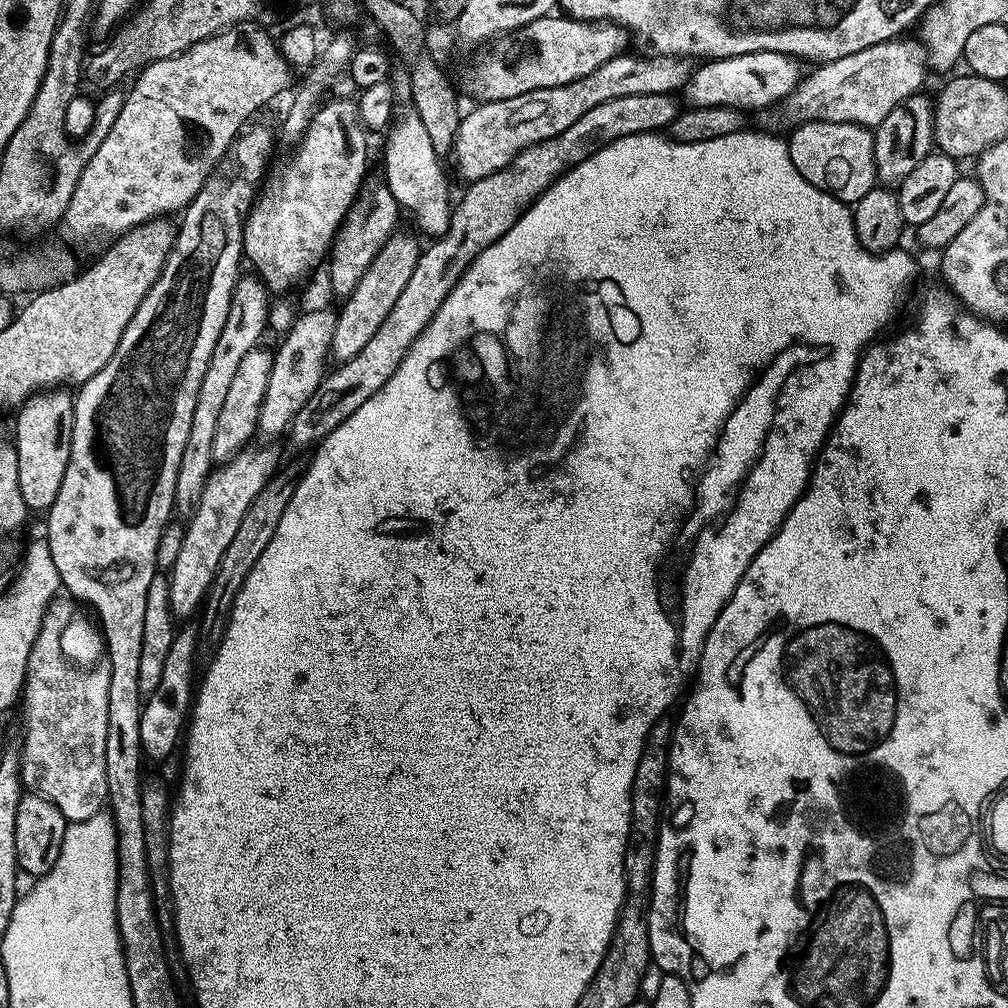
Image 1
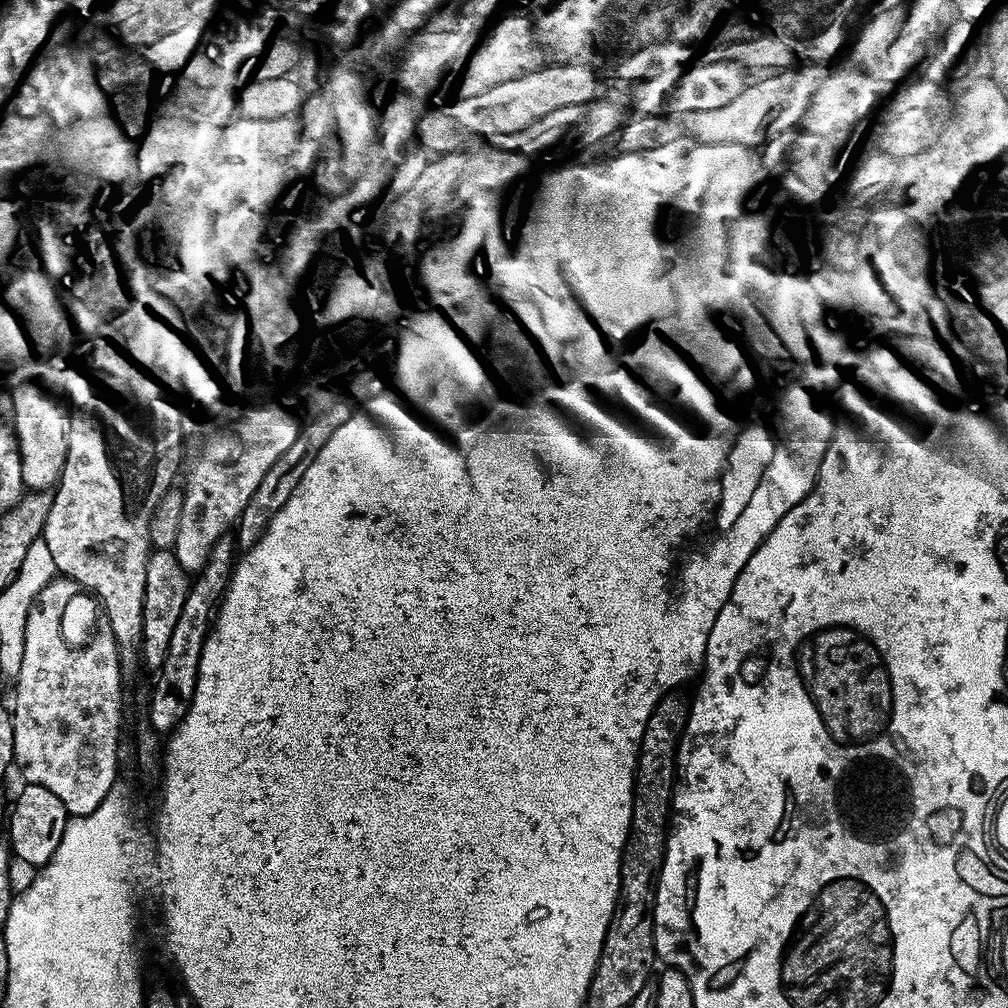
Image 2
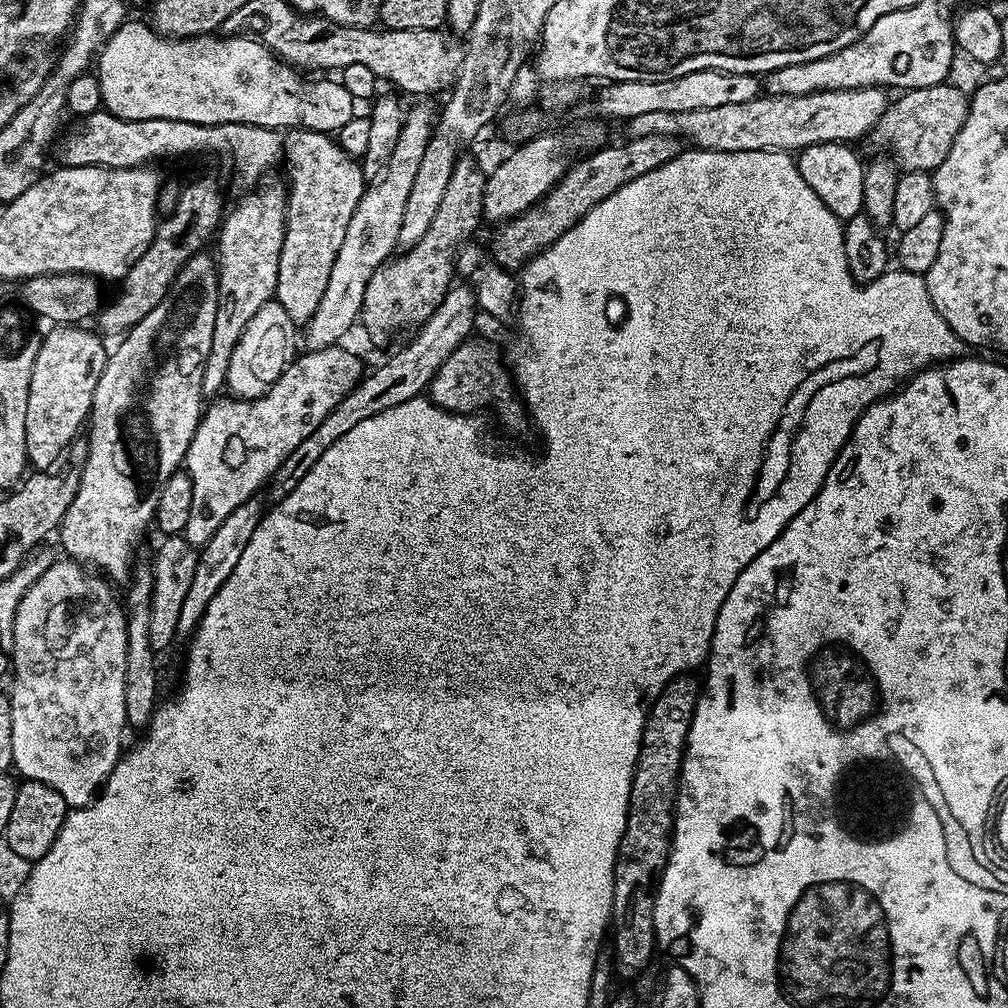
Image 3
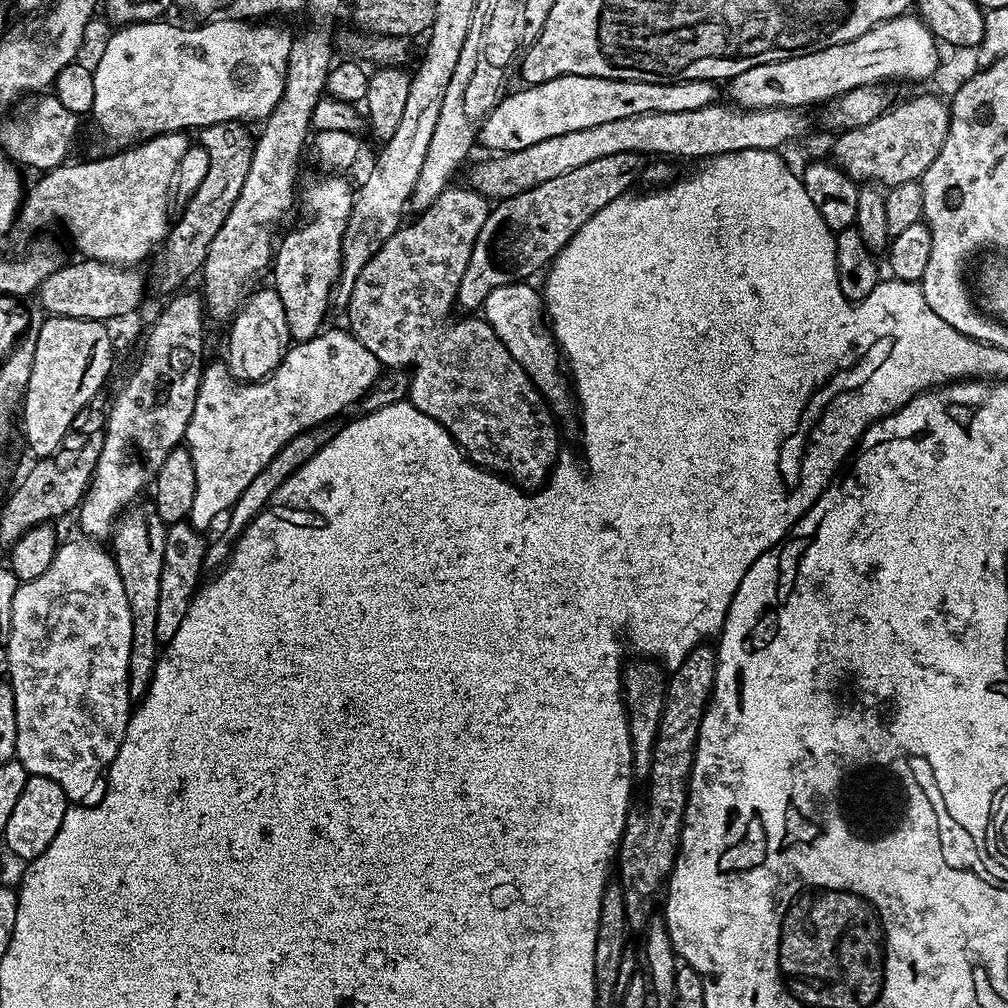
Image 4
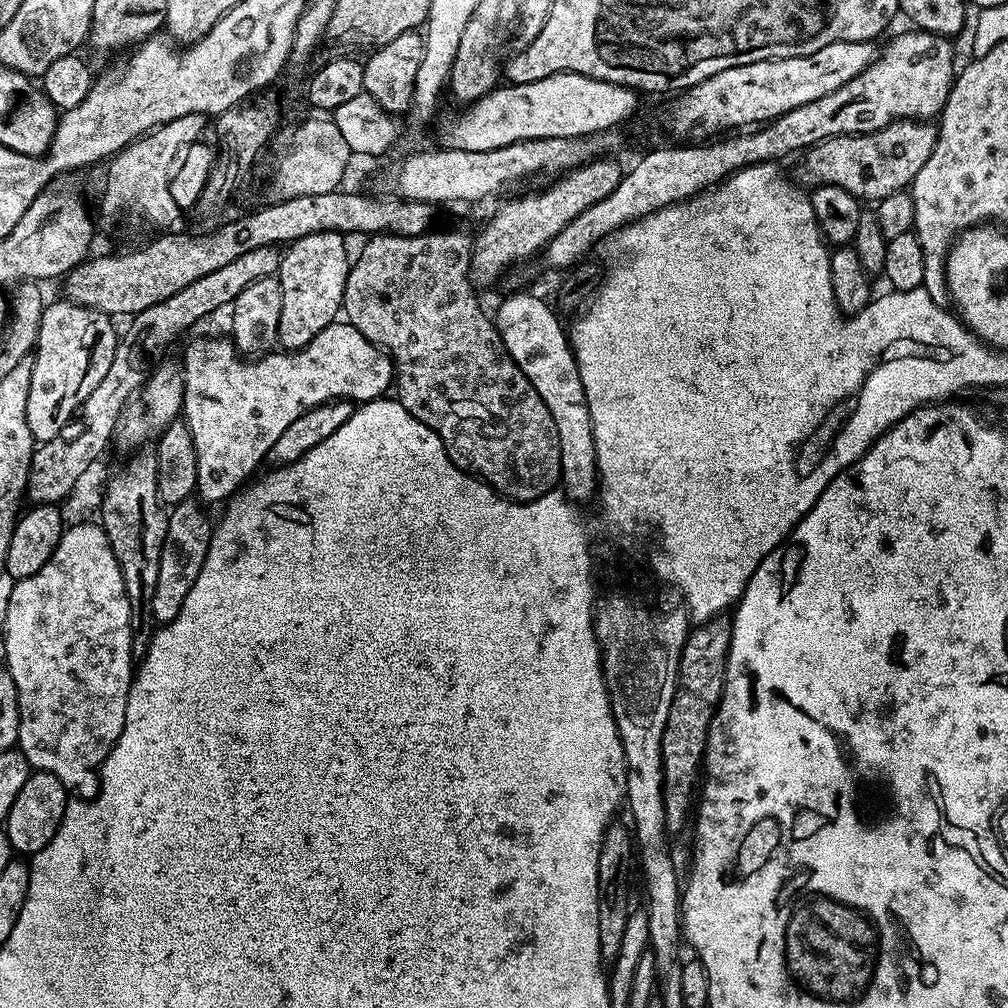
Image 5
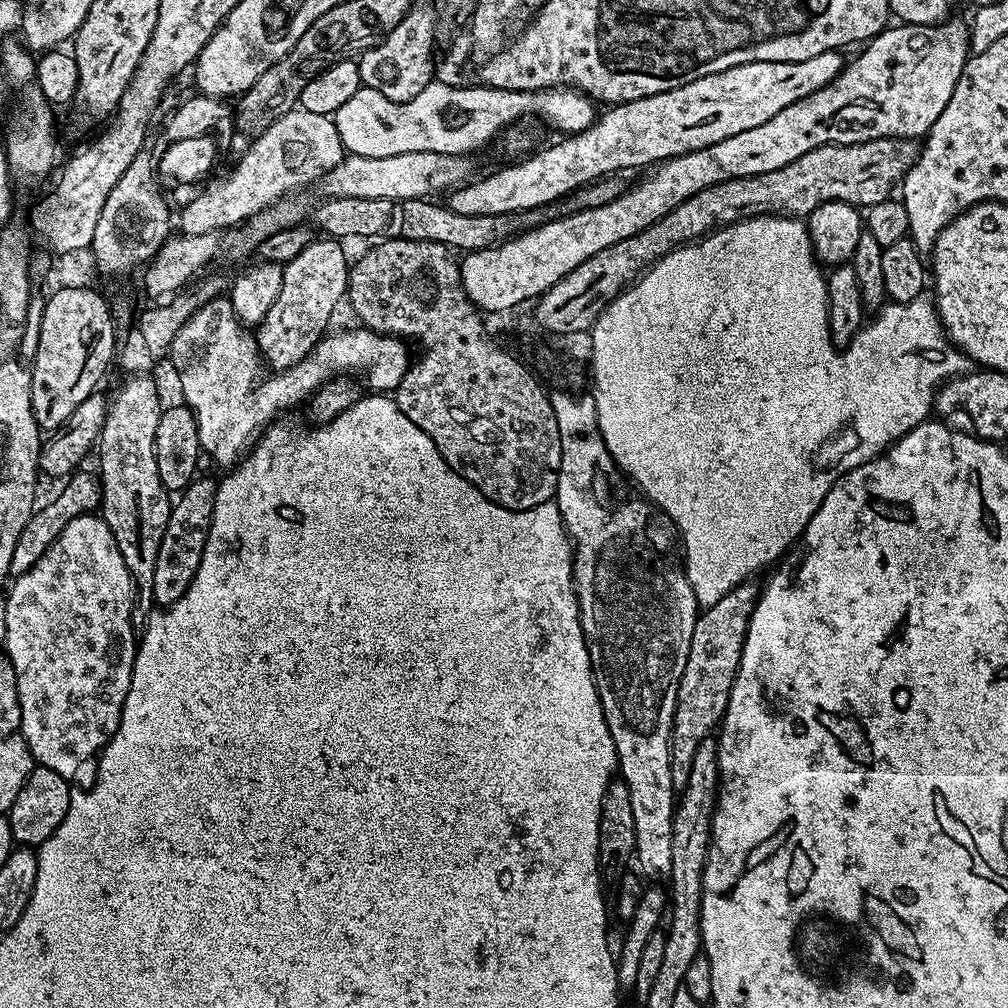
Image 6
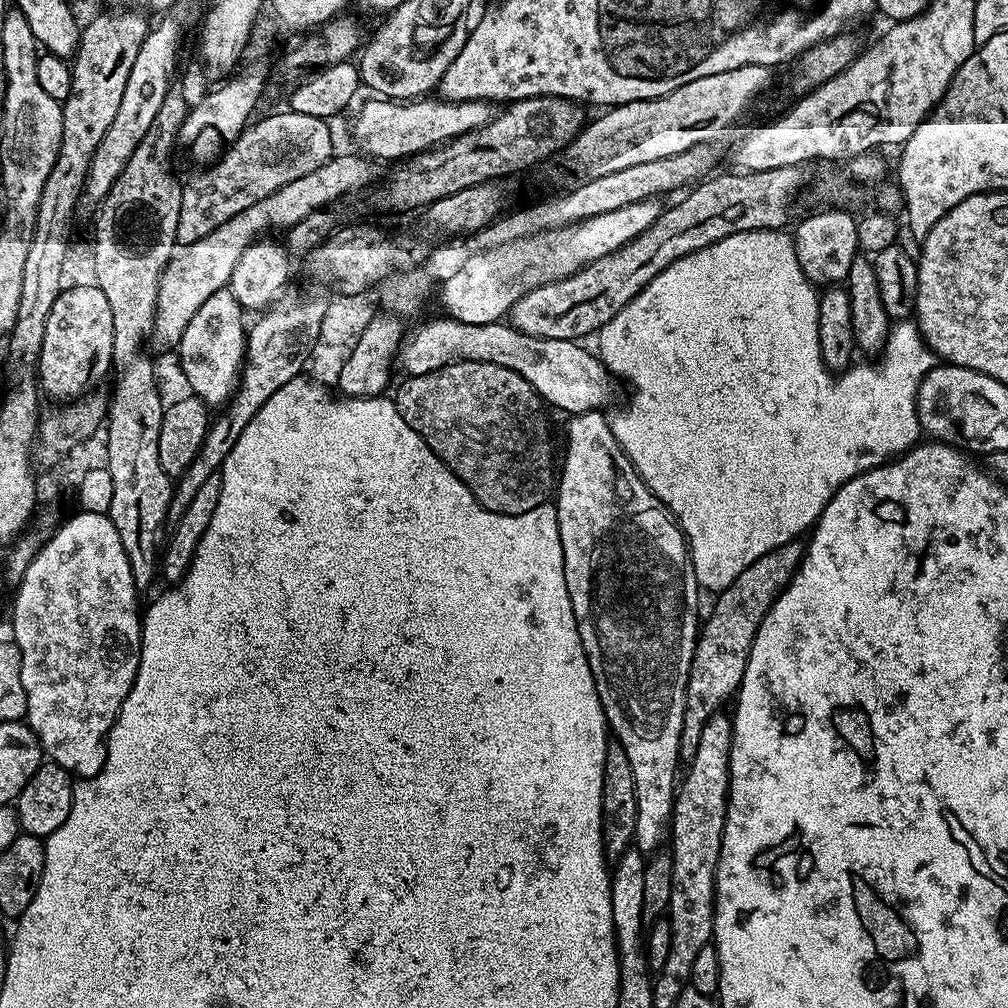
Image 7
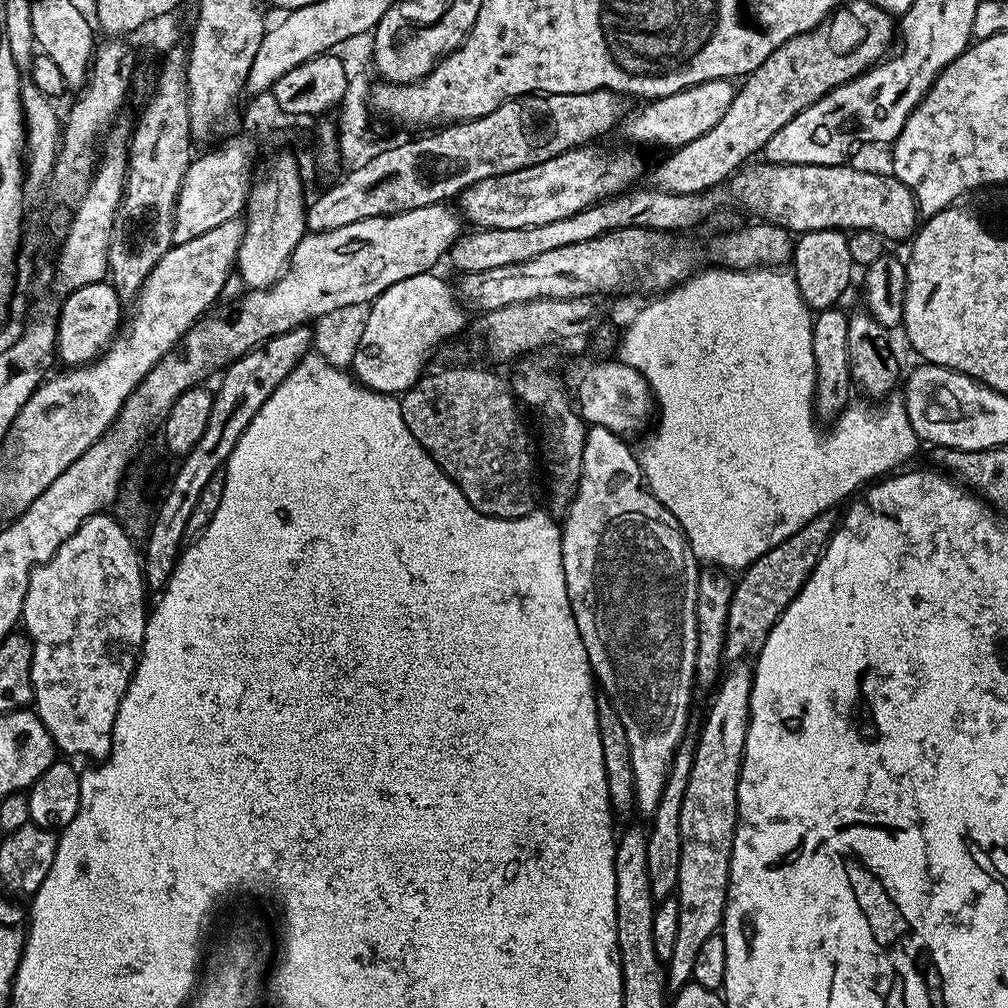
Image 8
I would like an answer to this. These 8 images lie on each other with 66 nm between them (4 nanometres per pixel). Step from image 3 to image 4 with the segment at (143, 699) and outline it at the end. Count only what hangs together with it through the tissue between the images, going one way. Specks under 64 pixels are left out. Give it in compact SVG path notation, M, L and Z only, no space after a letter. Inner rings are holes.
M152 502L140 503L133 503L127 510L121 512L110 537L110 551L113 558L116 559L118 574L122 574L122 586L126 589L126 602L130 605L132 637L130 638L128 695L136 702L143 700L144 695L148 692L150 682L154 678L156 661L160 659L162 651L162 641L158 638L156 627L158 626L158 594L162 583L162 566L166 558L166 534L168 533L168 524L156 513L154 504Z

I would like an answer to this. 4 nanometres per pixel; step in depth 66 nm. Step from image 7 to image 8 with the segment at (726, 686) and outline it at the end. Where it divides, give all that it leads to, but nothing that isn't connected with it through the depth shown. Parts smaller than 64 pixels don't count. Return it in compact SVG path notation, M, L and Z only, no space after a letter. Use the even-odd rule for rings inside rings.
M826 511L815 516L813 520L806 522L806 526L802 526L802 530L790 534L786 542L774 546L739 573L740 581L737 579L732 589L724 635L724 655L729 661L739 661L752 647L753 651L763 642L786 606L790 606L792 599L800 593L834 531L832 515L831 511Z

